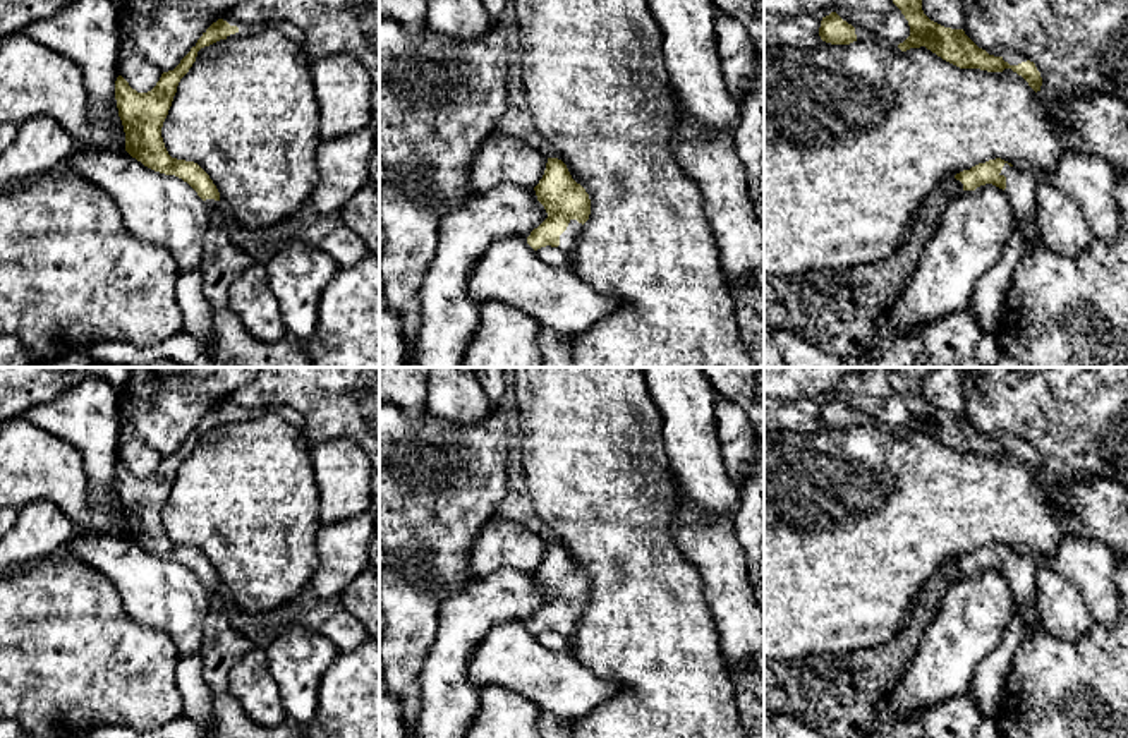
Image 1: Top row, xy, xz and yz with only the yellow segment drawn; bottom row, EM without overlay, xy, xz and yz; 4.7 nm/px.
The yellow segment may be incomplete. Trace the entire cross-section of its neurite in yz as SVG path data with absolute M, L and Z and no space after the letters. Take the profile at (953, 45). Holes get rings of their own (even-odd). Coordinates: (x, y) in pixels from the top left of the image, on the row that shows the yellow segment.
M893 0L910 26L910 36L898 45L901 51L910 48L927 48L943 60L960 69L980 69L1003 72L1011 69L1022 76L1037 93L1042 86L1040 72L1035 64L1018 51L1006 51L1003 57L989 55L979 48L963 29L944 27L931 21L922 10L922 0Z

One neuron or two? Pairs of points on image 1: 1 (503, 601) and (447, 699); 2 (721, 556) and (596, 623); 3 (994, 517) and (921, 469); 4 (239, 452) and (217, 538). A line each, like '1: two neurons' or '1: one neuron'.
1: one neuron
2: two neurons
3: one neuron
4: one neuron

